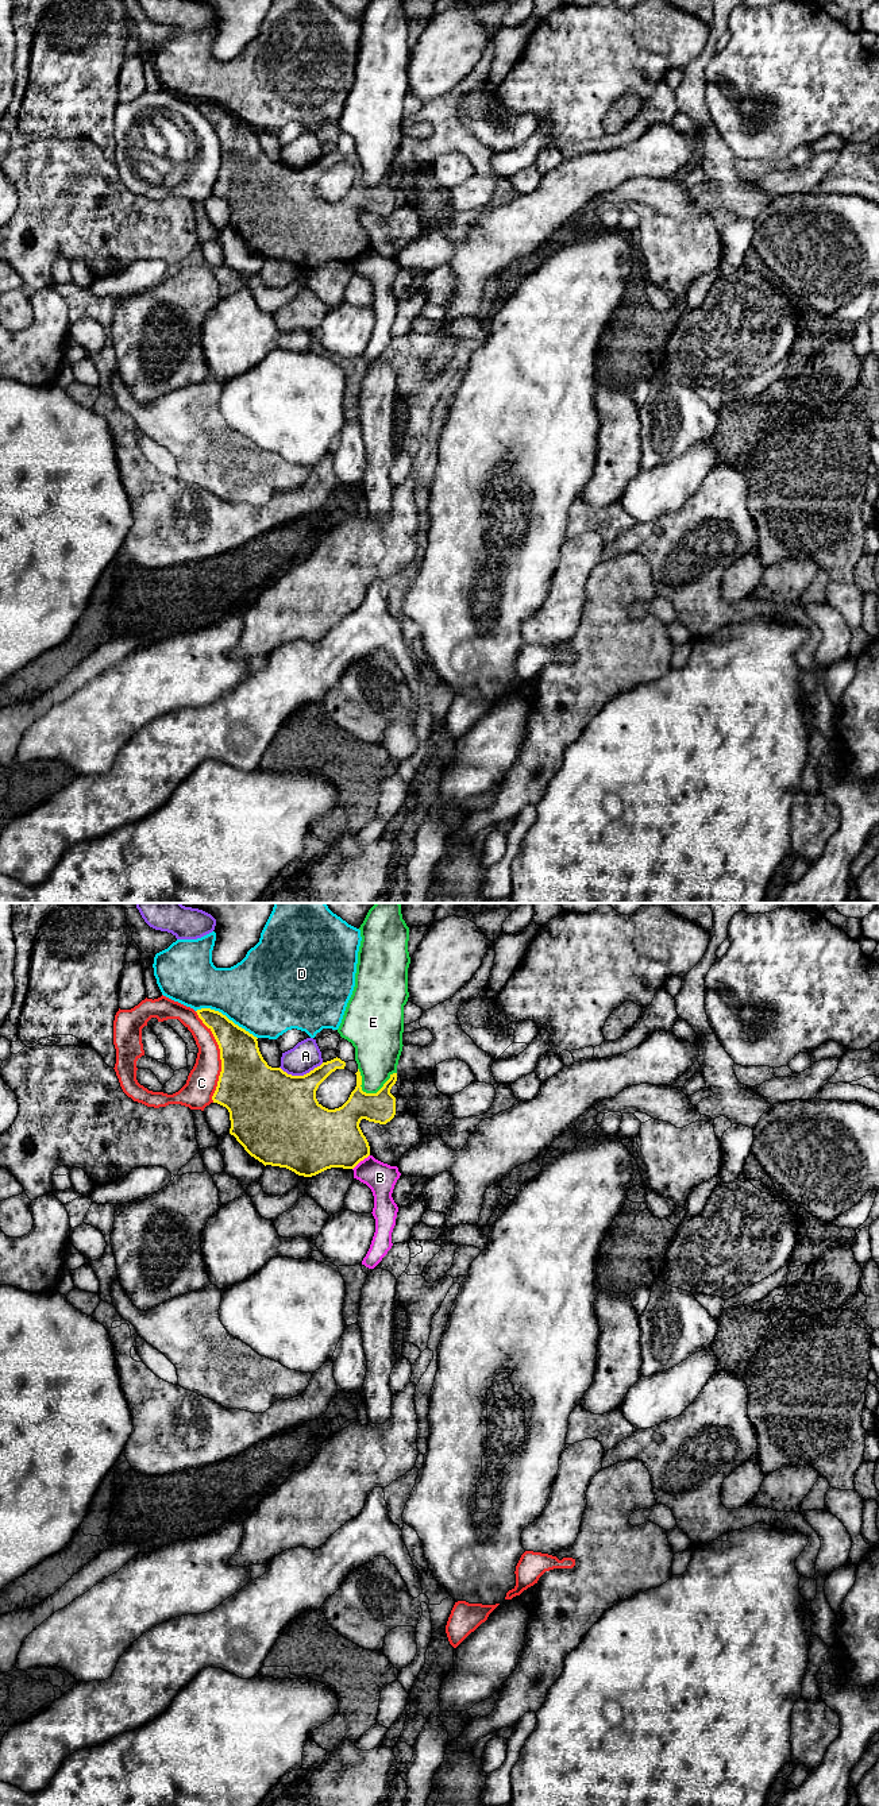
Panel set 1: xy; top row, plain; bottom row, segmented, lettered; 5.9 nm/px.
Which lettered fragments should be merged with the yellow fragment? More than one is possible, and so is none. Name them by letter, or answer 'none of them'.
none of them

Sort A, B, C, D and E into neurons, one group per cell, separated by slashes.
A / B / C / D / E

